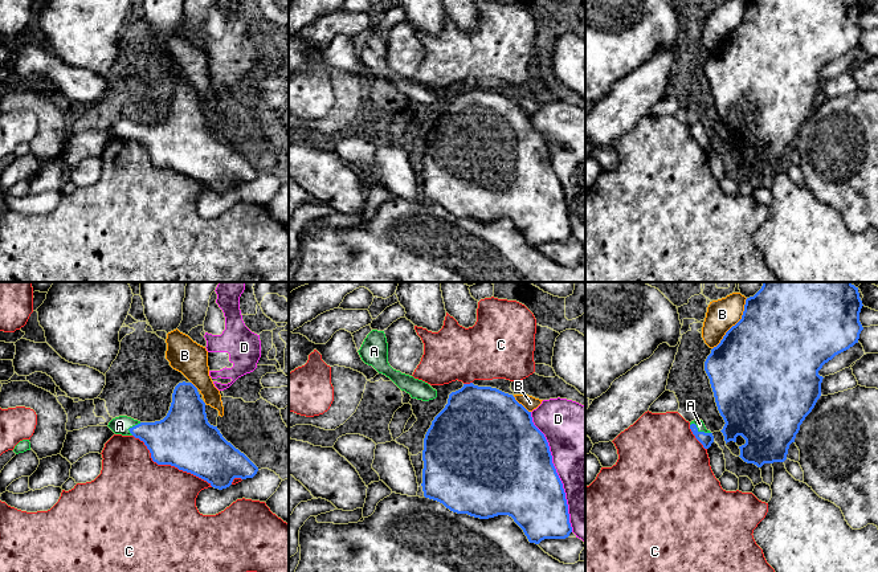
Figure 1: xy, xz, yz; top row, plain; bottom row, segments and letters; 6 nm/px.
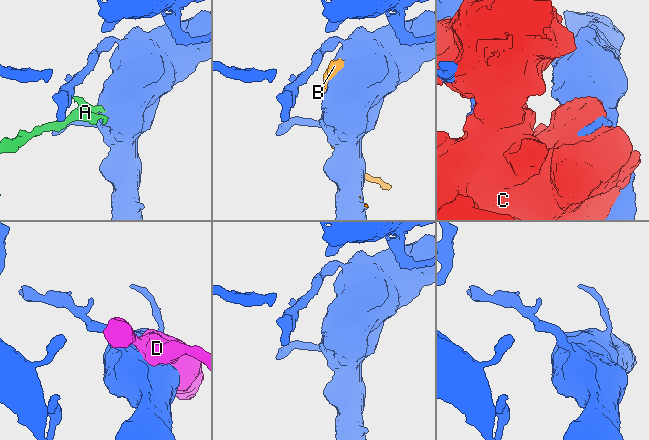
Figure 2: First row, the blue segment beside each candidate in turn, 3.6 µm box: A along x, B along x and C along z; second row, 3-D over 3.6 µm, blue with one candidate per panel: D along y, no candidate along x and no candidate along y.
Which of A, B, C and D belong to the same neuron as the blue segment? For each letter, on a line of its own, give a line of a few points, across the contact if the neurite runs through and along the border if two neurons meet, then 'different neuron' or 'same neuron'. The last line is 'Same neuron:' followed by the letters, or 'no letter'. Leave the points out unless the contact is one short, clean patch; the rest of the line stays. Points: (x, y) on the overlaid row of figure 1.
A: line yz (705, 438), (699, 432), (699, 424); same neuron
B: different neuron
C: different neuron
D: different neuron
Same neuron: A

